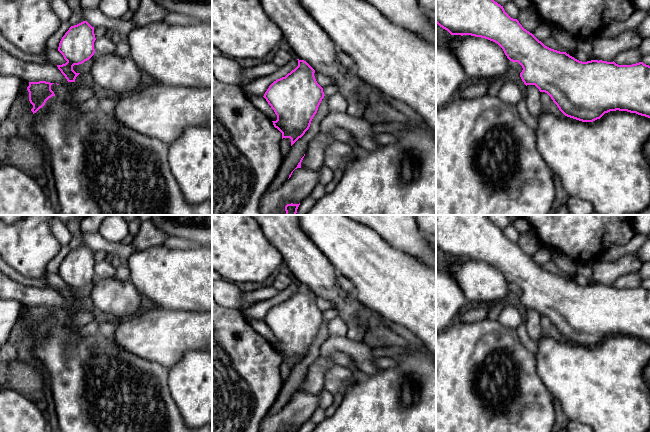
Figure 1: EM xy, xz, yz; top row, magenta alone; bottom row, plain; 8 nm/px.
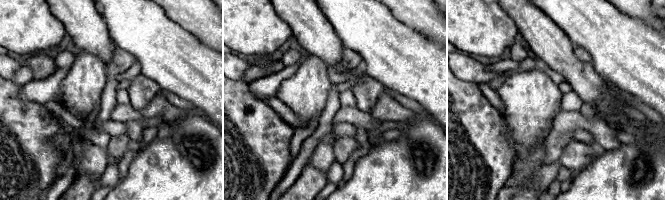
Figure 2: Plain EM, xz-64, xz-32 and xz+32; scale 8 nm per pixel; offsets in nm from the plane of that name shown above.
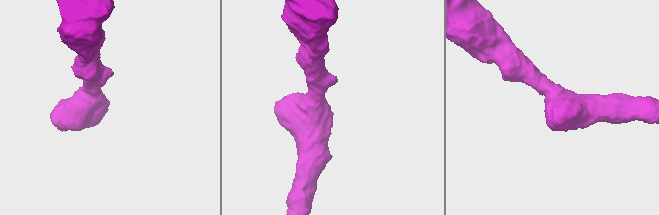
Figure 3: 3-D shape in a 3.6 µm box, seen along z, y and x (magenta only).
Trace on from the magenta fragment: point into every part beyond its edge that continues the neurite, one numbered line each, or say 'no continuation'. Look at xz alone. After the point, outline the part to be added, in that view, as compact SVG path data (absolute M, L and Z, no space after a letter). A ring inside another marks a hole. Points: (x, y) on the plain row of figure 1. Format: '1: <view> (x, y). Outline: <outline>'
no continuation

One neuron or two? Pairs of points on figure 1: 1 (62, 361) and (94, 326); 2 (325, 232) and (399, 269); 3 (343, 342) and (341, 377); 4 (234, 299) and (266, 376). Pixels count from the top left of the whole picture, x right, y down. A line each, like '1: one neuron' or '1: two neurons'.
1: two neurons
2: one neuron
3: two neurons
4: two neurons

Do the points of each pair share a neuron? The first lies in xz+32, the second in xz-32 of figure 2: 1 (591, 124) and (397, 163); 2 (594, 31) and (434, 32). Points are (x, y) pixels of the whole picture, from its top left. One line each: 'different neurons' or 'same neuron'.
1: different neurons
2: different neurons

